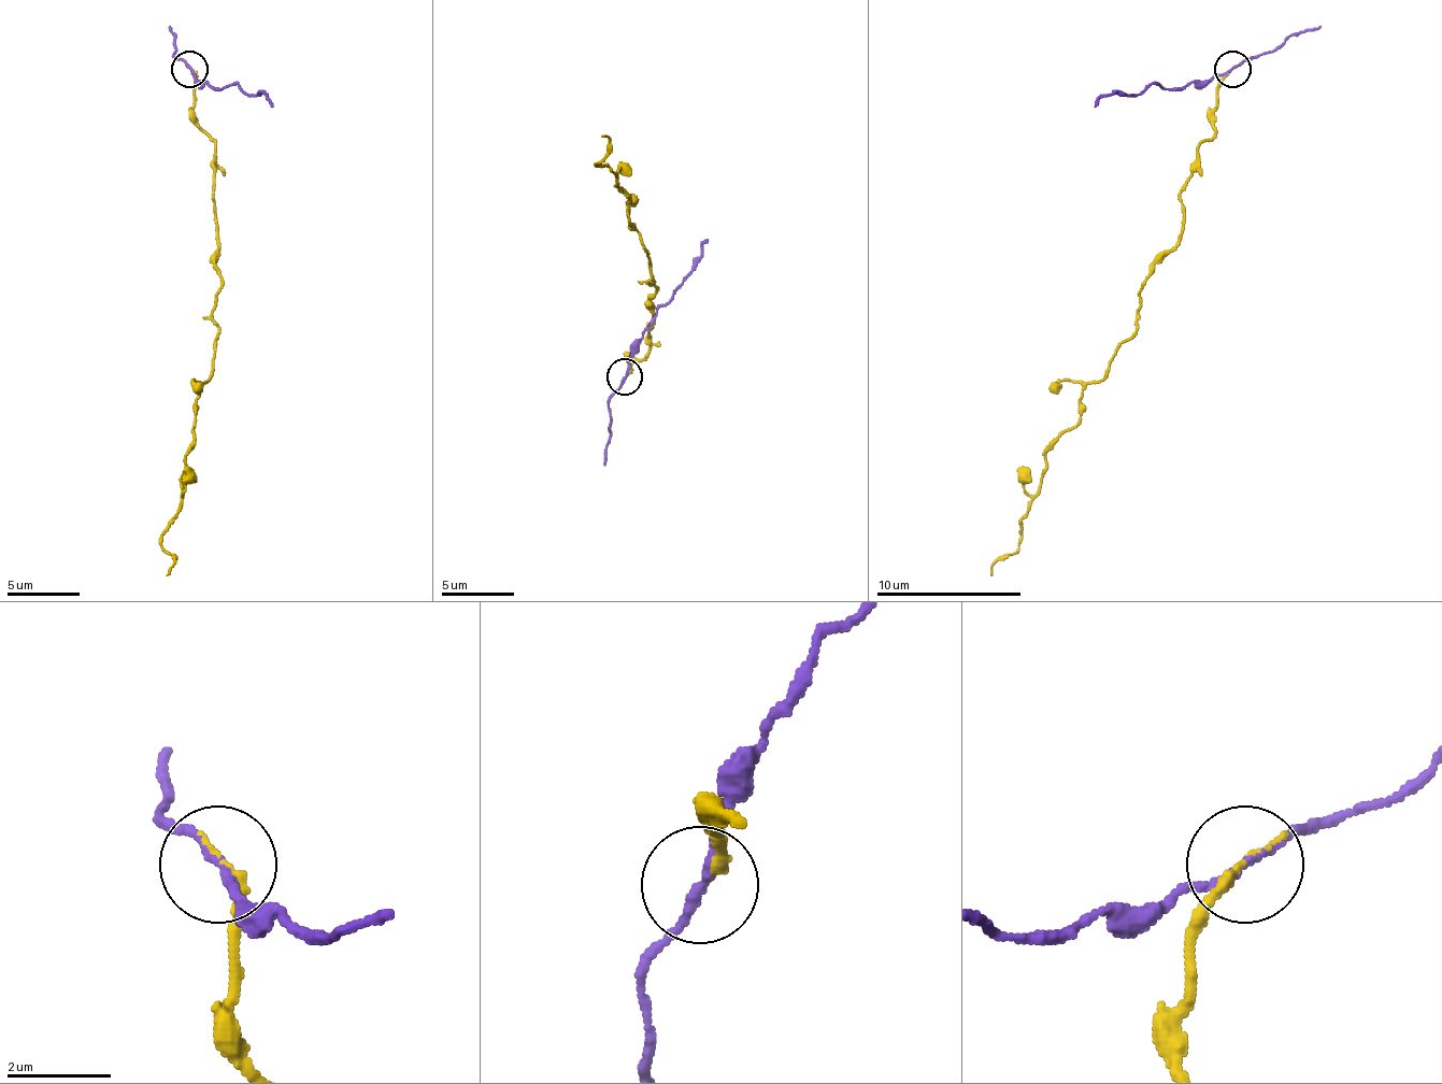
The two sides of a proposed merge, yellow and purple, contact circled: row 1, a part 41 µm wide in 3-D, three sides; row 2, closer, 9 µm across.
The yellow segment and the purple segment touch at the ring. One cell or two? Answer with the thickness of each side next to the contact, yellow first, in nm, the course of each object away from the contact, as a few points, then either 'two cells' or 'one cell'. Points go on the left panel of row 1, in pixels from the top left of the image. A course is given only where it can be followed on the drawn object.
180/160 nm | yellow via (190, 70), (194, 124), (216, 146), (219, 334), (161, 547), (172, 559), (165, 576) | purple via (190, 70), (212, 88), (238, 84), (248, 95), (267, 95), (273, 105) | two cells

